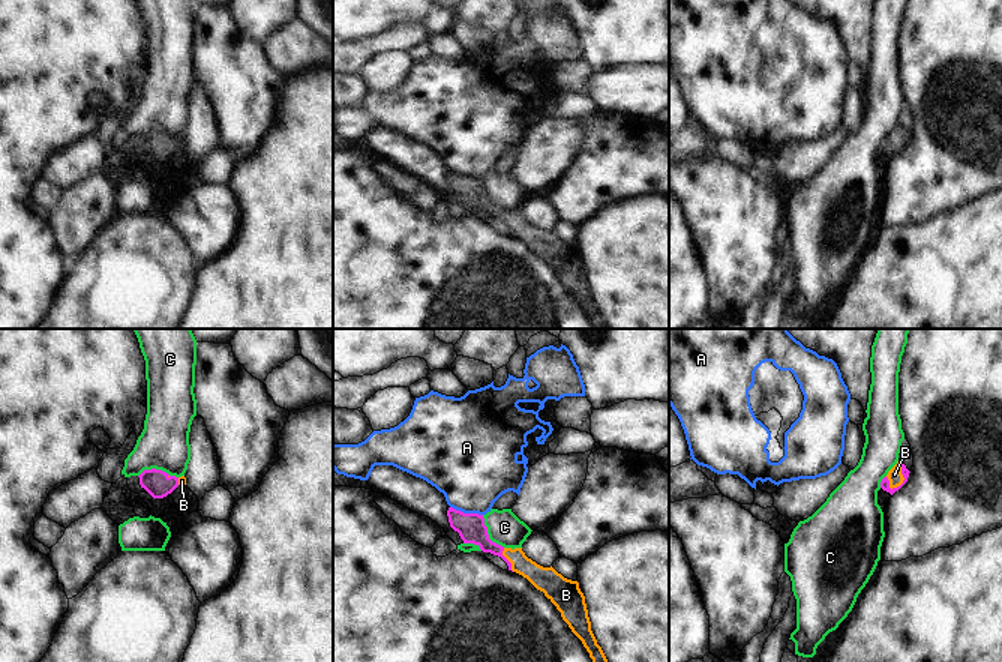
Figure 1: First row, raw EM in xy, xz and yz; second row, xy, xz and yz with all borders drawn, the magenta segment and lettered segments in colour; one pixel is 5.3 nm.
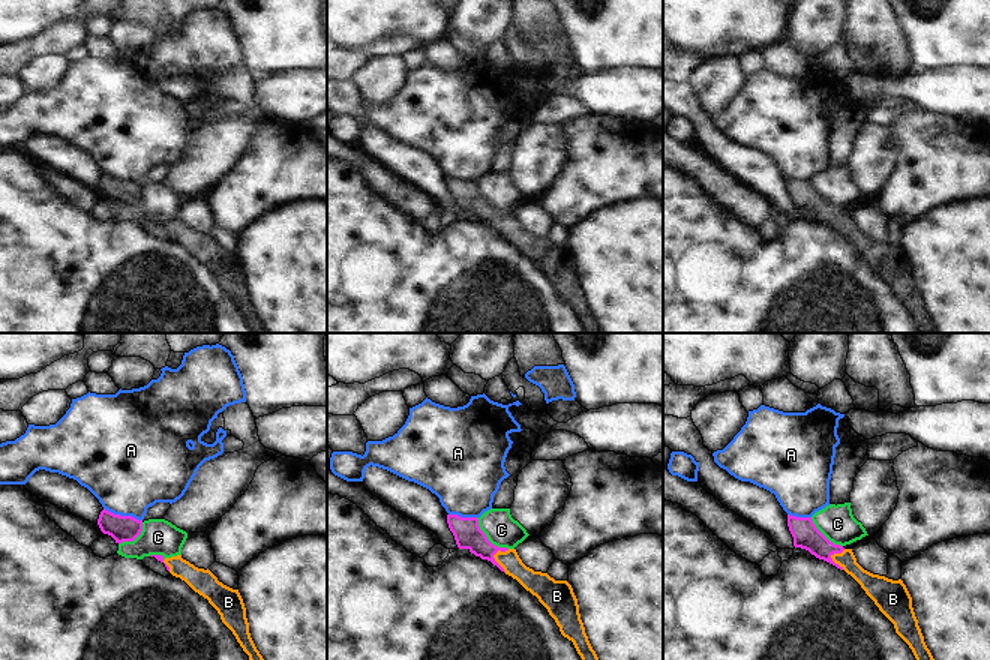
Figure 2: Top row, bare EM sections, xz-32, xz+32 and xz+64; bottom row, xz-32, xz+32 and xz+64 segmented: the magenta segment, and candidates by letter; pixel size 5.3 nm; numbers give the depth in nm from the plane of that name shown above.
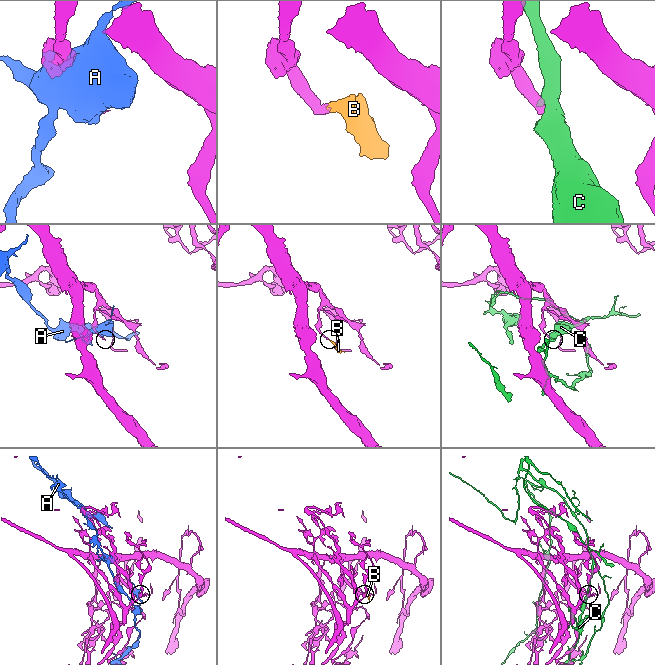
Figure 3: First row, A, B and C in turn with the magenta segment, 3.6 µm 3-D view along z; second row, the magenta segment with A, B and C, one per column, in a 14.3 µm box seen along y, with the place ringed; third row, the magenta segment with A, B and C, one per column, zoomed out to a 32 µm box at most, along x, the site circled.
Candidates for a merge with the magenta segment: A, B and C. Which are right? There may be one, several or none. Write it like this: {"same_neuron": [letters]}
{"same_neuron": ["B"]}

